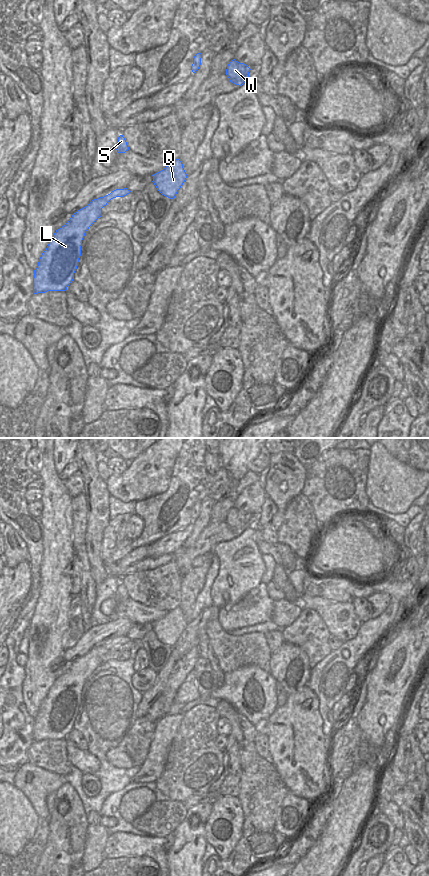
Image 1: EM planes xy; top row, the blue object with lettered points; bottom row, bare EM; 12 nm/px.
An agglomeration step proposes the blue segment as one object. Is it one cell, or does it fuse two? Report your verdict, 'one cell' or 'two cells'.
one cell

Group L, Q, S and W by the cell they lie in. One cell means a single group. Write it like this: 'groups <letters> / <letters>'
groups L Q S W

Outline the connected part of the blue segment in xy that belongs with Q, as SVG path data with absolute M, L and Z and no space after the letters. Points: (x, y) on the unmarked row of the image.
M179 607L170 610L167 614L152 623L153 631L157 638L171 648L175 646L178 638L181 636L187 626L183 612Z

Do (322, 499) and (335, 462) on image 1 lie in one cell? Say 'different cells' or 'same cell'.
same cell

